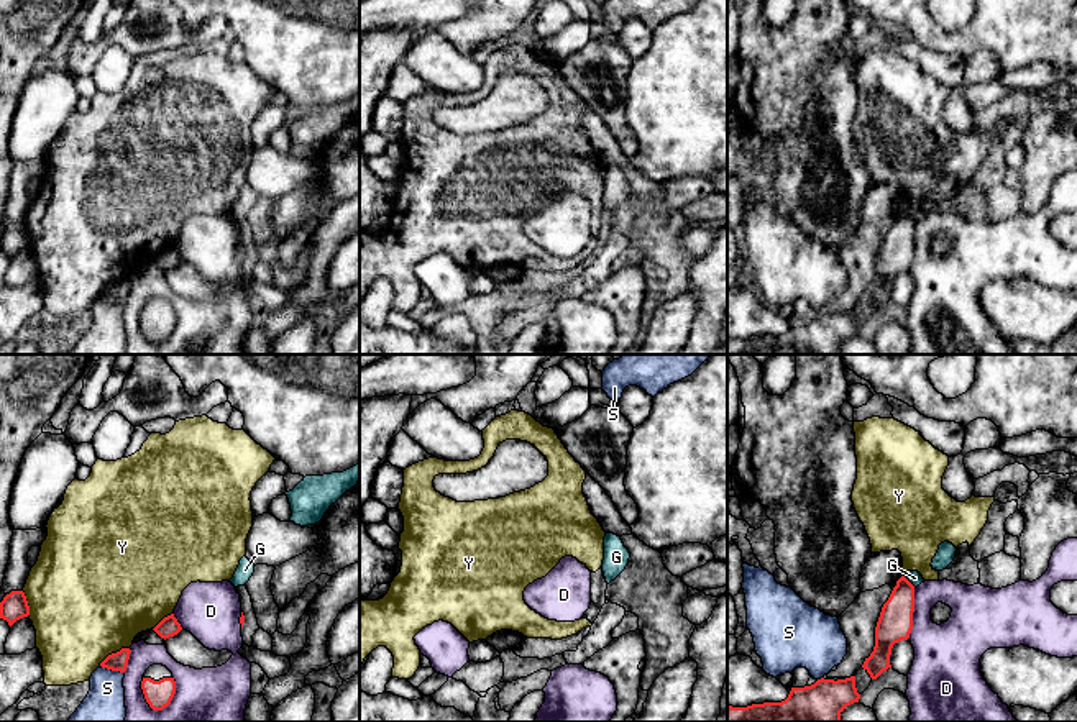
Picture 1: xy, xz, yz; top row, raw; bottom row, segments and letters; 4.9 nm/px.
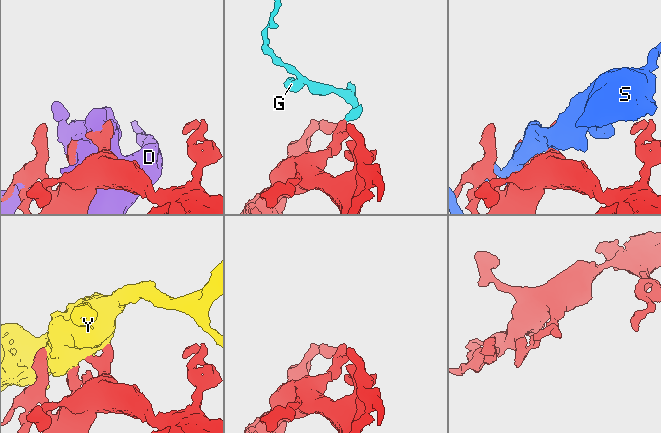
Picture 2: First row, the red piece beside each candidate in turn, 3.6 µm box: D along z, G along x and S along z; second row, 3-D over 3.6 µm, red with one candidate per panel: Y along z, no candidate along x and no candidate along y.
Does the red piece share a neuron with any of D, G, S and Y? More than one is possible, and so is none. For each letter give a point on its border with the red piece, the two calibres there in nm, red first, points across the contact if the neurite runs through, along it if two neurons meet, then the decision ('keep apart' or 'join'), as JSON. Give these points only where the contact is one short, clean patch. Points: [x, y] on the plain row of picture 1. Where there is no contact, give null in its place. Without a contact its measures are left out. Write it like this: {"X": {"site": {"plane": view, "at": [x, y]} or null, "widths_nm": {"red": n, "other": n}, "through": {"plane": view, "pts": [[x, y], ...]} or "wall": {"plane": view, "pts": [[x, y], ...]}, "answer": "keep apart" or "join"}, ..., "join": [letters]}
{"D": {"site": {"plane": "xy", "at": [146, 333]}, "widths_nm": {"red": 140, "other": 280}, "answer": "keep apart"}, "G": {"site": {"plane": "yz", "at": [908, 214]}, "widths_nm": {"red": 170, "other": 70}, "wall": {"plane": "yz", "pts": [[903, 209], [915, 219]]}, "answer": "keep apart"}, "S": {"site": {"plane": "xy", "at": [112, 302]}, "widths_nm": {"red": 100, "other": 240}, "answer": "keep apart"}, "Y": {"site": {"plane": "xy", "at": [114, 286]}, "widths_nm": {"red": 100, "other": 480}, "answer": "keep apart"}, "join": []}

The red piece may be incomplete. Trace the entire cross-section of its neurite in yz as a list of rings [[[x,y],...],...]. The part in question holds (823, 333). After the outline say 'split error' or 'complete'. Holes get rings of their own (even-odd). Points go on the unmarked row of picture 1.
[[[855,308],[821,310],[811,318],[791,320],[781,335],[727,338],[727,354],[841,354],[841,345],[859,331]]] | complete

